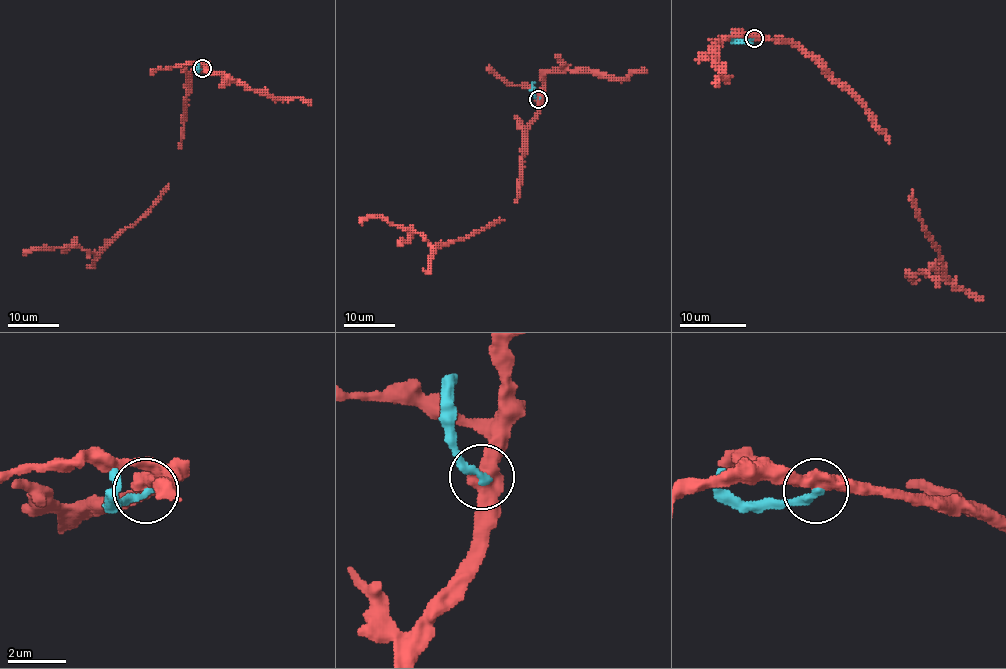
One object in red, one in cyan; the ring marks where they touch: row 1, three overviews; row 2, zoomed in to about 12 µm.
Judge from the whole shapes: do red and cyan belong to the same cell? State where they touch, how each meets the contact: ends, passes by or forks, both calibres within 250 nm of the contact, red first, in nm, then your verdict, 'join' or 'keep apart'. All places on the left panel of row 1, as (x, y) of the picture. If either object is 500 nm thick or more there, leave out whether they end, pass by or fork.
(202, 68) | 550/300 nm | keep apart

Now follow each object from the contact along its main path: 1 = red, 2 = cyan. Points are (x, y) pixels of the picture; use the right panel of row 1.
1: (754, 38), (774, 38), (804, 48), (863, 105), (885, 135), (946, 279), (925, 272), (910, 274), (916, 282)
2: (754, 38), (736, 40), (731, 33)

